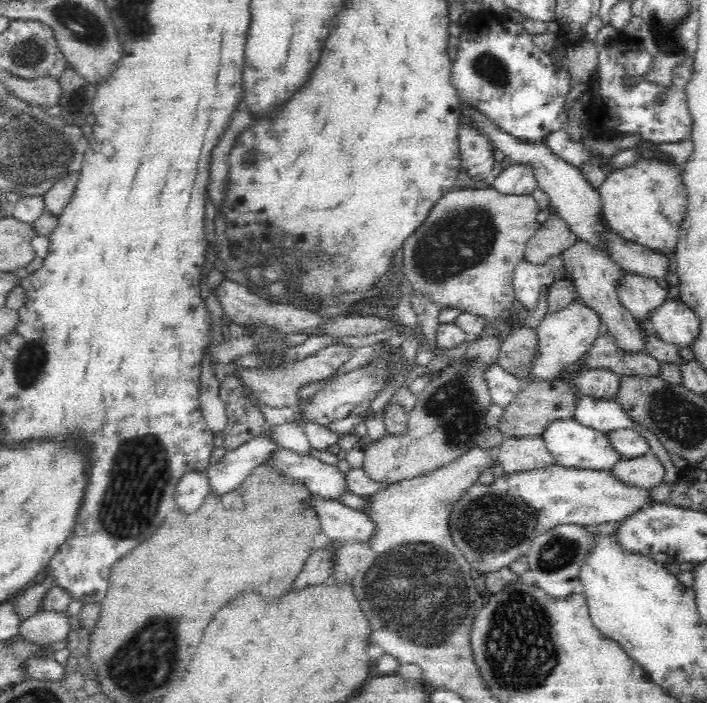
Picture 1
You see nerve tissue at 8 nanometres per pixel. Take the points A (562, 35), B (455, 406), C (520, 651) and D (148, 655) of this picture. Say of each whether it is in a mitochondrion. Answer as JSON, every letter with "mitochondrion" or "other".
{"A":"other","B":"mitochondrion","C":"mitochondrion","D":"mitochondrion"}

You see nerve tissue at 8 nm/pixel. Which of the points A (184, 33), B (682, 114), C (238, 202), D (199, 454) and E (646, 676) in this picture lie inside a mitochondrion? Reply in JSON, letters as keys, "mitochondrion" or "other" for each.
{"A":"other","B":"other","C":"other","D":"other","E":"other"}

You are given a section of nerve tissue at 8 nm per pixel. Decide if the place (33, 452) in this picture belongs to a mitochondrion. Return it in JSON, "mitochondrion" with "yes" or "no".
{"mitochondrion":"no"}

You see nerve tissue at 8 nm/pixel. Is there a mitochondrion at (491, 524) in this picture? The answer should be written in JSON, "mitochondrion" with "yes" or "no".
{"mitochondrion":"yes"}

